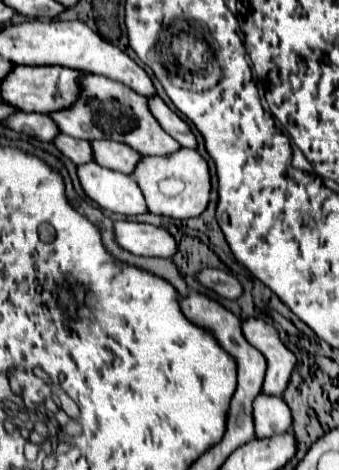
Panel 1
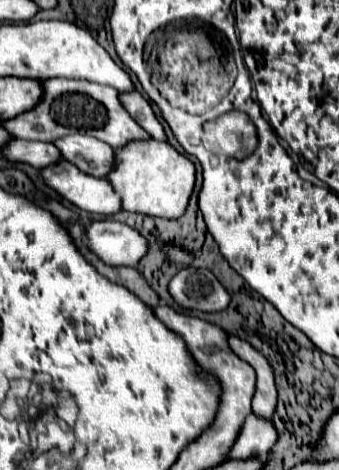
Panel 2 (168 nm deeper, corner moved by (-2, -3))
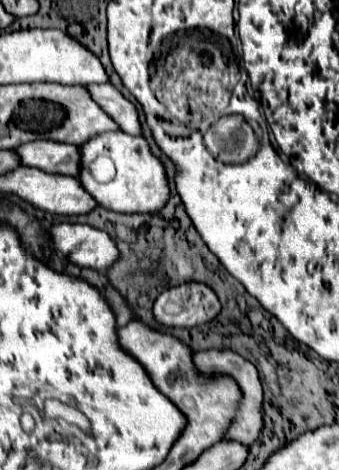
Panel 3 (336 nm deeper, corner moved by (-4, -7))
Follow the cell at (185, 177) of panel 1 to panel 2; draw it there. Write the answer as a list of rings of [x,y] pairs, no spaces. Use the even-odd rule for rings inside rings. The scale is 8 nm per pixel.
[[[134,141],[128,143],[124,149],[116,151],[114,169],[110,171],[108,179],[122,195],[122,207],[126,211],[164,219],[178,219],[186,213],[188,201],[192,197],[196,185],[196,167],[188,157],[178,153],[166,141]]]

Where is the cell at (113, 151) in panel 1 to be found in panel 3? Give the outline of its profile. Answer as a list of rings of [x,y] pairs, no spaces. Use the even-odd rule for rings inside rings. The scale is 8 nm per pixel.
[[[32,141],[14,149],[22,167],[36,167],[46,173],[72,175],[80,169],[80,151],[76,145],[56,141]]]

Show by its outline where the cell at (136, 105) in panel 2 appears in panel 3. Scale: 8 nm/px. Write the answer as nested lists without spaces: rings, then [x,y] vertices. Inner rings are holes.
[[[90,83],[84,87],[88,87],[92,99],[96,99],[100,107],[104,107],[106,115],[114,119],[120,131],[128,135],[140,135],[140,121],[138,121],[136,107],[130,101],[126,101],[116,87],[112,87],[110,83],[102,83],[102,85]]]

